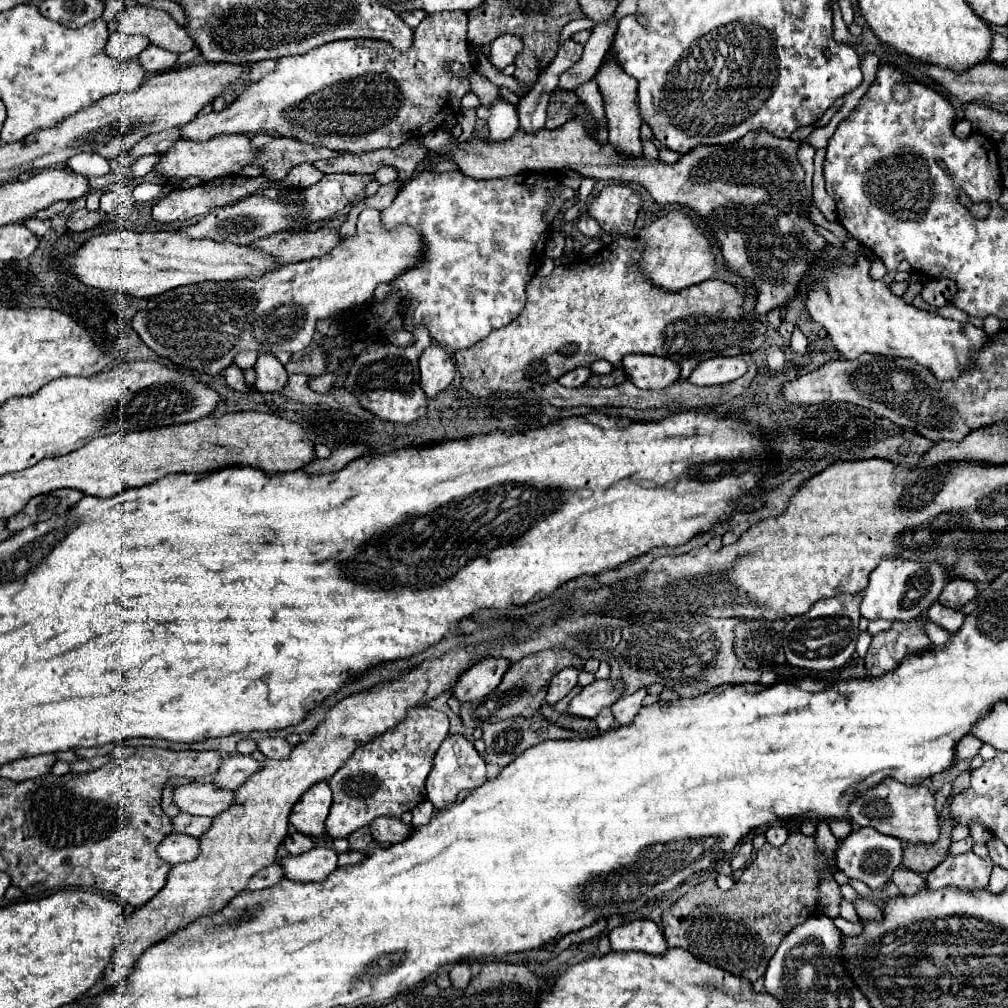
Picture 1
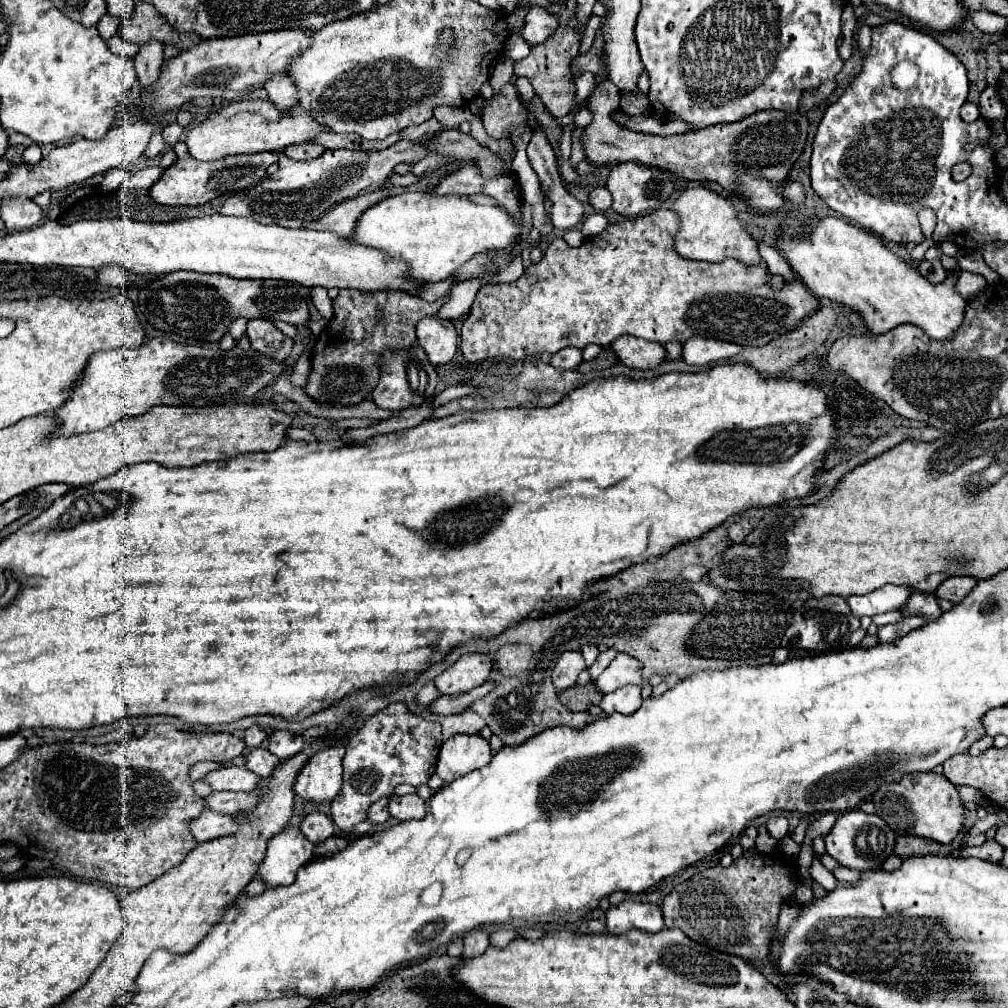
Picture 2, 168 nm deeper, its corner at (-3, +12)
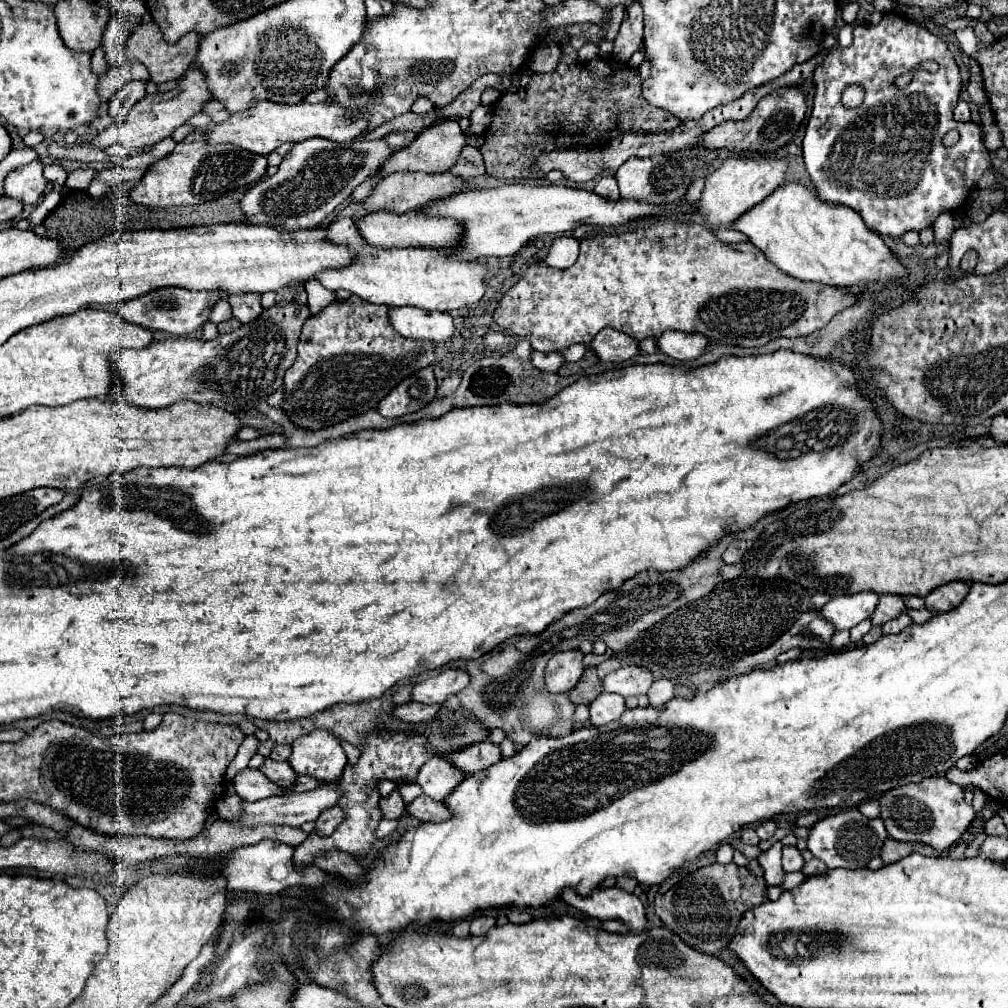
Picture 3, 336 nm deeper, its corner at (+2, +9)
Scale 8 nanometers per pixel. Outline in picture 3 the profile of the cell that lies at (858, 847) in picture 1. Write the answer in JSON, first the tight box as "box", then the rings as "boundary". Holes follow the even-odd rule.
{"box":[807,809,887,869],"boundary":[[[847,809],[847,811],[839,811],[831,817],[821,819],[819,823],[815,823],[815,827],[811,829],[809,839],[807,839],[807,849],[817,859],[821,859],[829,869],[837,869],[837,867],[863,869],[871,861],[871,853],[873,853],[873,857],[879,855],[885,837],[887,837],[887,831],[879,817],[867,819],[857,809]]]}

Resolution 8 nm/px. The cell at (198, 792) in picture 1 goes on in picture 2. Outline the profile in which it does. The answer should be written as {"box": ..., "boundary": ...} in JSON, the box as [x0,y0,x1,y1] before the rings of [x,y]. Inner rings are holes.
{"box":[204,766,262,792],"boundary":[[[230,766],[230,768],[220,768],[216,772],[210,772],[204,776],[204,780],[214,788],[214,790],[244,790],[250,792],[254,790],[262,778],[252,774],[246,766]]]}

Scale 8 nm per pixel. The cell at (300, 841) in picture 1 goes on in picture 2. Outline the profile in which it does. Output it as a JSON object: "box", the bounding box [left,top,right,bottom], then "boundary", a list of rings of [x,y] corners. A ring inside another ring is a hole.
{"box":[300,812,336,844],"boundary":[[[312,812],[312,814],[304,816],[304,820],[300,824],[300,830],[314,844],[320,844],[326,838],[330,838],[330,836],[336,834],[336,828],[332,826],[332,818],[326,816],[326,814],[322,814],[322,812]]]}

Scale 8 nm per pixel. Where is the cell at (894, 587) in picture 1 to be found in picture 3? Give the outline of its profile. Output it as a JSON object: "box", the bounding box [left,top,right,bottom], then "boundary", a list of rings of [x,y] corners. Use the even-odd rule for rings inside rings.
{"box":[821,591,879,631],"boundary":[[[861,591],[861,593],[849,593],[839,595],[831,599],[827,605],[821,607],[821,613],[827,621],[831,621],[839,631],[851,629],[863,619],[871,617],[877,607],[879,595],[875,591]]]}

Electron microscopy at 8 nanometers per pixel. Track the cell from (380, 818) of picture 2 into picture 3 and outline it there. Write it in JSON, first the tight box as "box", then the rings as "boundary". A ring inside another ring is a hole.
{"box":[379,791,405,819],"boundary":[[[397,791],[389,793],[387,797],[381,797],[379,801],[379,809],[383,811],[383,819],[399,819],[403,815],[405,803],[401,799],[401,795]],[[399,805],[401,805],[401,813],[399,813]]]}

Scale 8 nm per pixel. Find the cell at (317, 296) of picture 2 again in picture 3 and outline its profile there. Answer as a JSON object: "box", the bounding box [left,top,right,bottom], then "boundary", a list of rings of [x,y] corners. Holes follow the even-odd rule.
{"box":[305,281,335,315],"boundary":[[[319,281],[307,283],[305,291],[307,291],[307,297],[309,297],[309,311],[311,311],[311,315],[317,315],[329,303],[335,301],[335,293],[329,291],[329,289],[323,289],[323,285]]]}

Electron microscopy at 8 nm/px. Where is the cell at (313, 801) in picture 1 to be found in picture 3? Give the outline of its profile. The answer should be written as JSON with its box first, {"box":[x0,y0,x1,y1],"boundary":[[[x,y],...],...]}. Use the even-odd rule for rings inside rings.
{"box":[289,731,347,785],"boundary":[[[313,731],[293,743],[289,763],[297,775],[309,775],[329,785],[341,777],[347,757],[329,731]]]}

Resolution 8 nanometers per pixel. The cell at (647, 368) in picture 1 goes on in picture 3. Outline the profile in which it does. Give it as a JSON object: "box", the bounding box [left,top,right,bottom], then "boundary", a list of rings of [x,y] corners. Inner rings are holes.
{"box":[591,329,639,363],"boundary":[[[603,329],[595,335],[591,347],[595,349],[597,357],[601,361],[611,361],[611,363],[621,363],[621,361],[629,361],[631,357],[639,355],[639,343],[635,339],[631,339],[629,335],[615,331],[615,329]]]}

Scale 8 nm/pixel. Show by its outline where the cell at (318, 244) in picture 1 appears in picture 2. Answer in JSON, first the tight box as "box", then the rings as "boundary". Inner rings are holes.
{"box":[306,188,388,236],"boundary":[[[382,188],[382,190],[376,190],[376,192],[366,192],[362,196],[356,196],[348,202],[340,202],[336,204],[336,208],[328,210],[320,222],[314,222],[314,224],[308,224],[306,228],[312,228],[312,230],[332,230],[340,236],[352,236],[354,230],[356,230],[356,224],[358,224],[358,218],[368,210],[372,208],[374,204],[378,204],[380,200],[388,198],[388,192]]]}

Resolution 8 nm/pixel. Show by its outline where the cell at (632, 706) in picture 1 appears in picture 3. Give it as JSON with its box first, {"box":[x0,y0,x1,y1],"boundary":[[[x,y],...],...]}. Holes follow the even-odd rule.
{"box":[591,693,625,725],"boundary":[[[601,693],[591,705],[591,725],[605,725],[617,721],[625,713],[625,699],[615,693]]]}

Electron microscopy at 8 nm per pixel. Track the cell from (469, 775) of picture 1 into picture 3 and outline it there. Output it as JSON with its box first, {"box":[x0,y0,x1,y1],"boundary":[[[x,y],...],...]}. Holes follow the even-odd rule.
{"box":[443,741,501,775],"boundary":[[[483,741],[483,743],[461,747],[451,755],[443,755],[443,759],[447,759],[447,763],[451,763],[453,767],[459,767],[465,775],[471,775],[497,763],[501,759],[501,751],[499,751],[499,745]]]}

